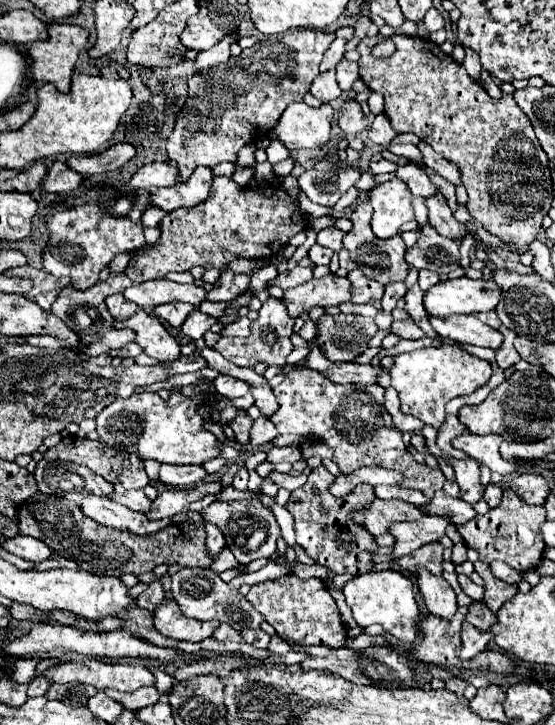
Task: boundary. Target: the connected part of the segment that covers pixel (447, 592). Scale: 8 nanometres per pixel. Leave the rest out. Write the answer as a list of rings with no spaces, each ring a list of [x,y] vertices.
[[[419,569],[419,591],[431,615],[447,621],[453,619],[457,613],[457,595],[443,577],[435,577],[431,573],[425,573],[425,569]]]

